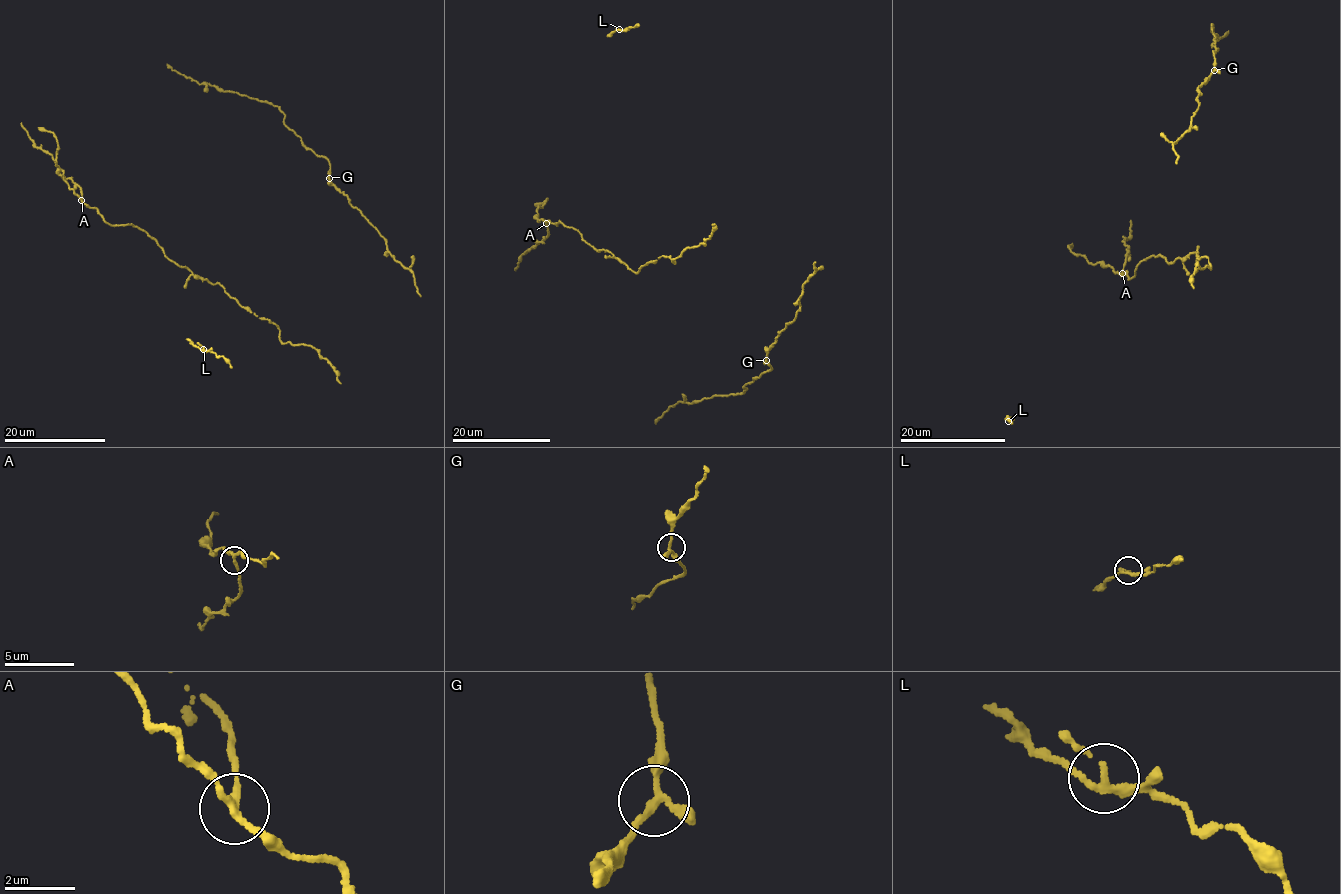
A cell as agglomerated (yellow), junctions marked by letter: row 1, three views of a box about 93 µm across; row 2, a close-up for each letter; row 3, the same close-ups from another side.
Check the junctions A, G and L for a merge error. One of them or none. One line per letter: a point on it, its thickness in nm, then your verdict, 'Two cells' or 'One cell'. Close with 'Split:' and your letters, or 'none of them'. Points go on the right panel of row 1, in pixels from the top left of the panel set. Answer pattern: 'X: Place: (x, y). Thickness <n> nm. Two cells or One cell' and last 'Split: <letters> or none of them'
A: Place: (1122, 273). Thickness 180 nm. Two cells
G: Place: (1214, 70). Thickness 180 nm. One cell
L: Place: (1008, 421). Thickness 190 nm. One cell
Split: A

